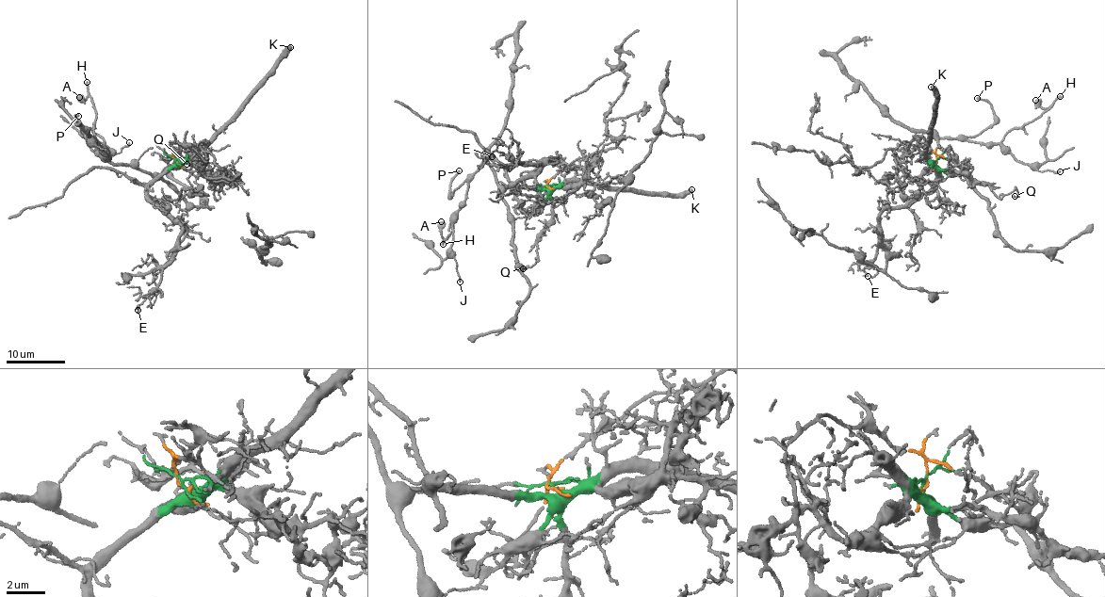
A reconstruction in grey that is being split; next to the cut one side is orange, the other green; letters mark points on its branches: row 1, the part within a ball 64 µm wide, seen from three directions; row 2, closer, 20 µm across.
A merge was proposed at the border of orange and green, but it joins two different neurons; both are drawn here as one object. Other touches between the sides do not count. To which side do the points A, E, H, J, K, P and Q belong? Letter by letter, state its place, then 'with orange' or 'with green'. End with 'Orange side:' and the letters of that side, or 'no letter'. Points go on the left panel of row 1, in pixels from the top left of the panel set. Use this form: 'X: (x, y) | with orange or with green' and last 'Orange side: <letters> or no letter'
A: (79, 97) | with orange
E: (138, 310) | with green
H: (87, 82) | with orange
J: (129, 142) | with orange
K: (290, 47) | with green
P: (78, 116) | with orange
Q: (186, 164) | with green
Orange side: A, H, J, P

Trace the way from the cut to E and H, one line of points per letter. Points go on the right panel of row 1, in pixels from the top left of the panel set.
E: (935, 162), (939, 171), (937, 185), (881, 215), (875, 258), (863, 270), (868, 276)
H: (935, 163), (942, 156), (969, 173), (969, 183), (938, 139), (999, 142), (1012, 129), (1034, 121), (1061, 96)

